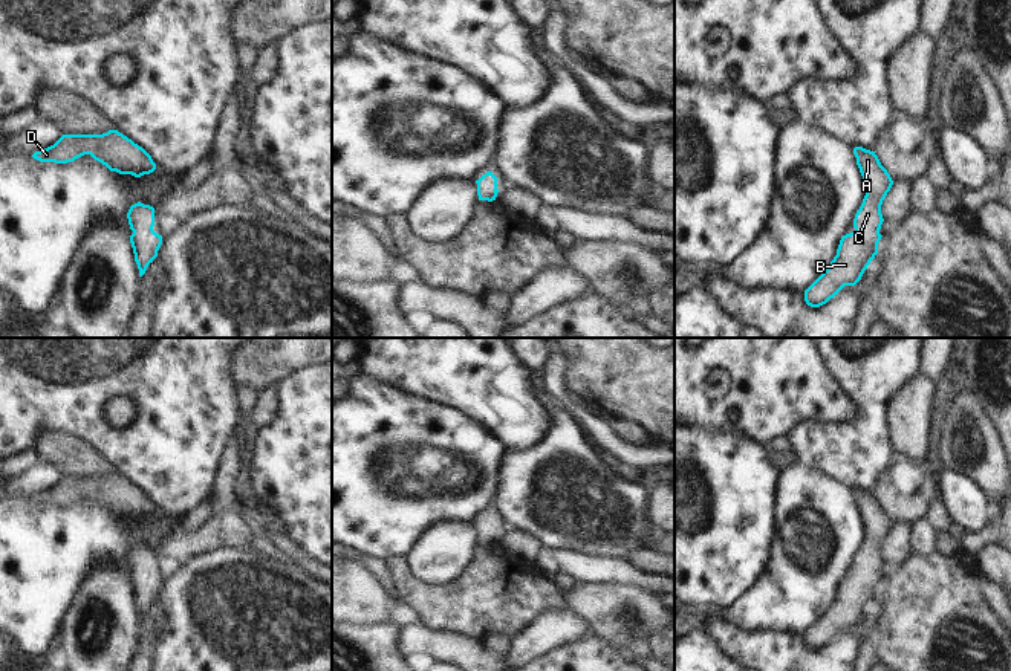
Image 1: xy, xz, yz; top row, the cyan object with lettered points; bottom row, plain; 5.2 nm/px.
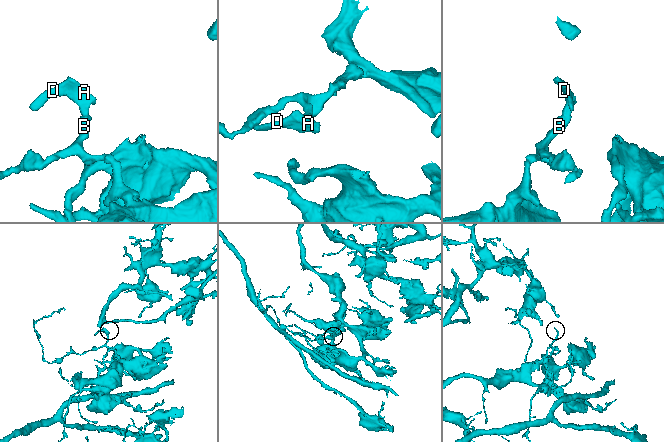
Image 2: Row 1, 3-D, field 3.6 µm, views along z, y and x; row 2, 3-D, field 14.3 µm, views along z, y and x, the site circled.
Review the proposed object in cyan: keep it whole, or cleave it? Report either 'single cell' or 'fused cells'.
single cell

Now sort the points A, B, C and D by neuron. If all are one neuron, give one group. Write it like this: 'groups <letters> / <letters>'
groups A B C D

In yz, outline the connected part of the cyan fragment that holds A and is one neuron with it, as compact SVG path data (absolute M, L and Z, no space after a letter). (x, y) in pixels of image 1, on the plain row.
M855 489L853 497L863 518L866 538L853 561L855 573L841 579L837 598L827 611L805 633L805 643L820 650L834 640L844 628L855 628L870 604L878 596L881 547L893 523L881 507L875 494Z

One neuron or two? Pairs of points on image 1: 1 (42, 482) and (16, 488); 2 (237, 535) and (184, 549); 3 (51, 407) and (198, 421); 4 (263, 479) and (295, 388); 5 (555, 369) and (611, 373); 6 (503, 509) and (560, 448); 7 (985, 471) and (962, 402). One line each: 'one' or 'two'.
1: one
2: one
3: one
4: one
5: two
6: one
7: one

